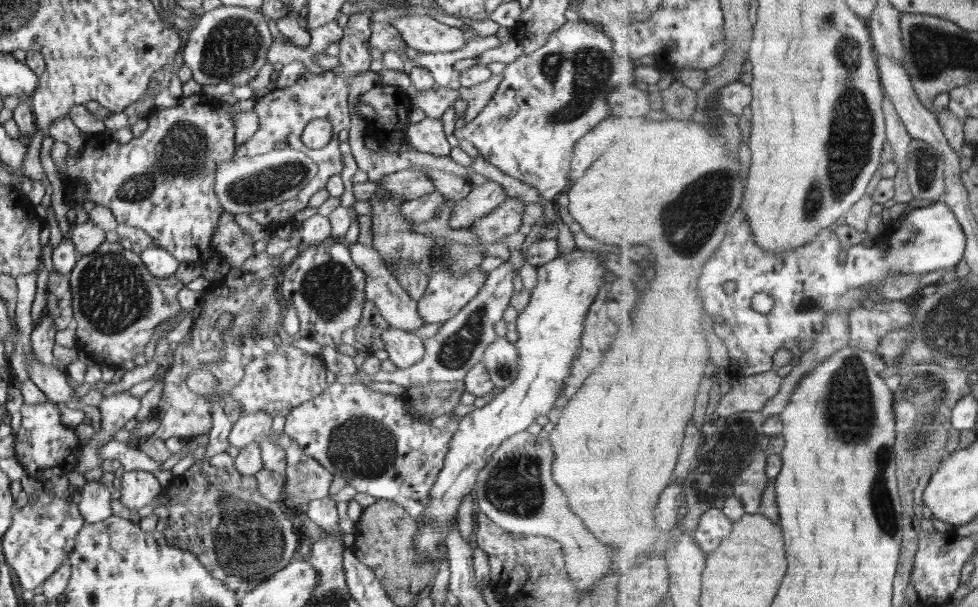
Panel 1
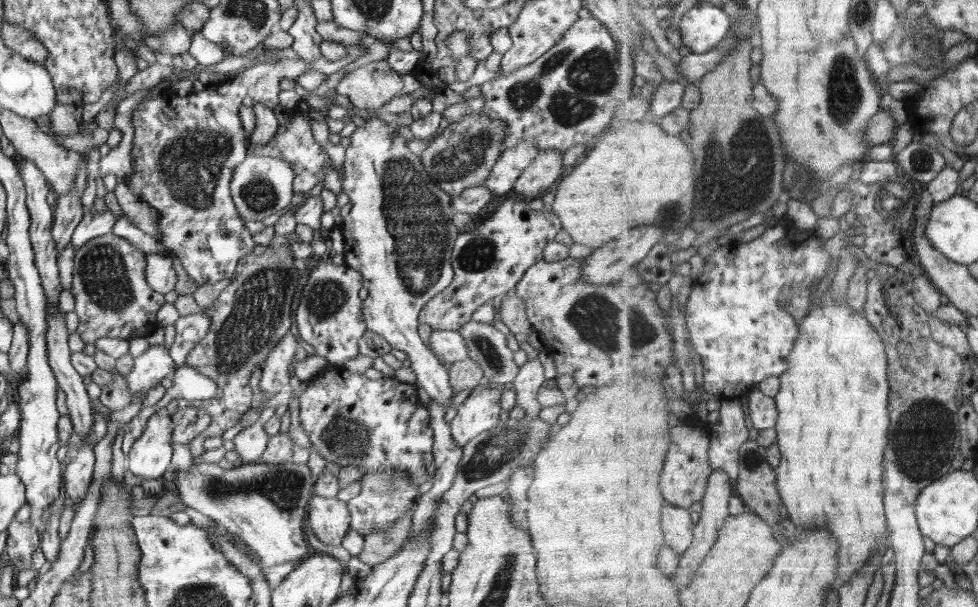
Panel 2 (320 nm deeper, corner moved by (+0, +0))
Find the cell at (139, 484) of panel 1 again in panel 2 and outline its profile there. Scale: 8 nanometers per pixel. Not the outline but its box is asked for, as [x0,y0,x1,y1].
[126,411,174,480]

